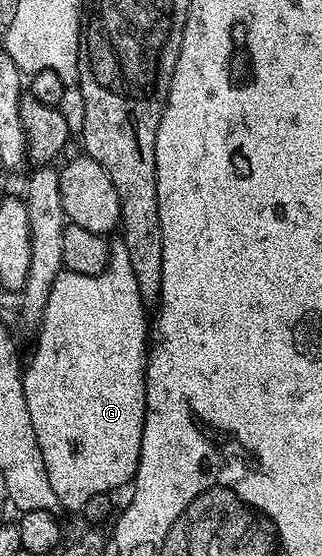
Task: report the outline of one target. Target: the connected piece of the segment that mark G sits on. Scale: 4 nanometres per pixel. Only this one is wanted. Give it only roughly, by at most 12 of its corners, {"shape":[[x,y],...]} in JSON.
{"shape":[[63,269],[24,375],[66,511],[136,477],[150,318]]}

